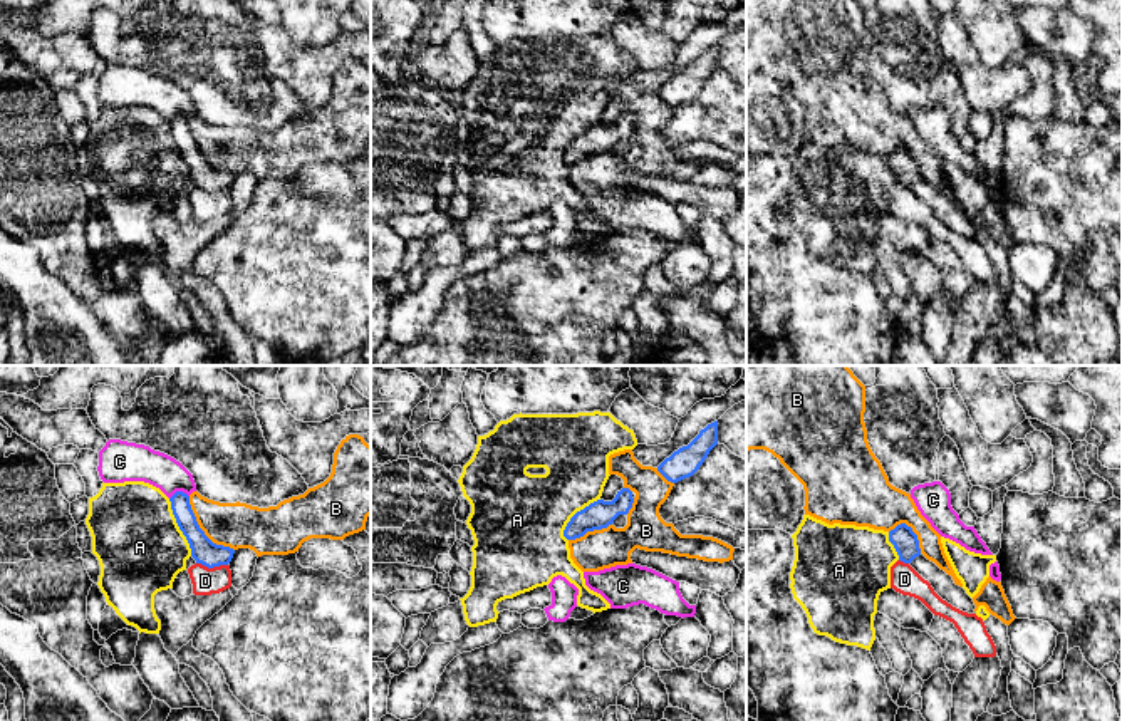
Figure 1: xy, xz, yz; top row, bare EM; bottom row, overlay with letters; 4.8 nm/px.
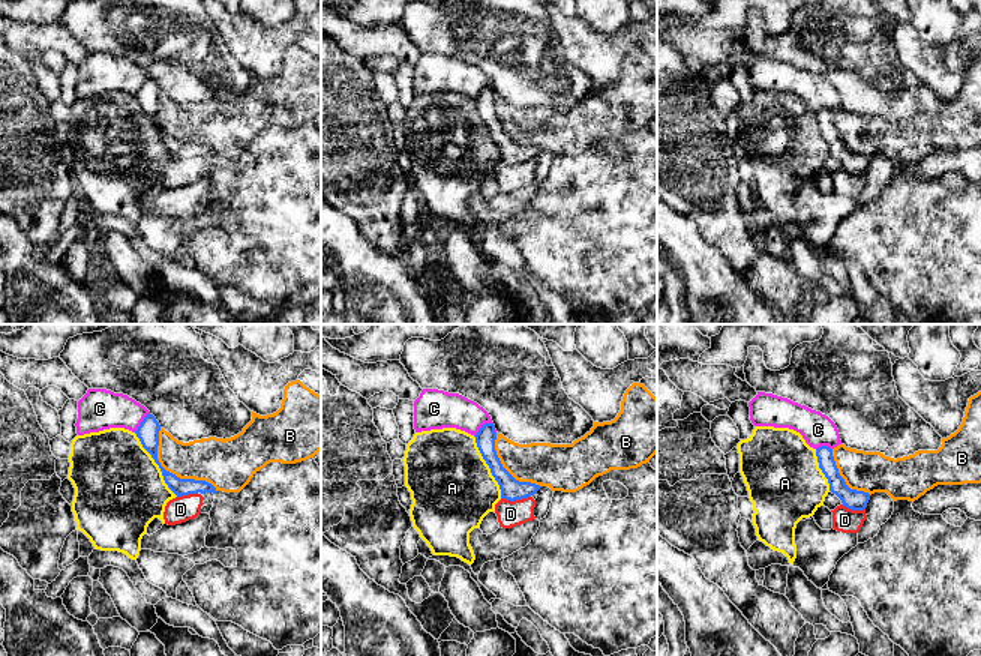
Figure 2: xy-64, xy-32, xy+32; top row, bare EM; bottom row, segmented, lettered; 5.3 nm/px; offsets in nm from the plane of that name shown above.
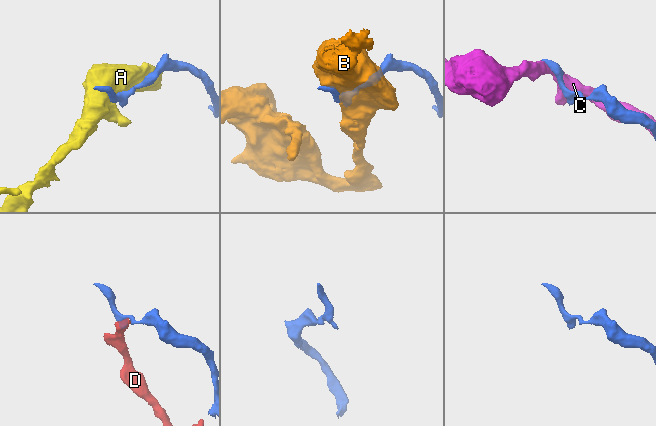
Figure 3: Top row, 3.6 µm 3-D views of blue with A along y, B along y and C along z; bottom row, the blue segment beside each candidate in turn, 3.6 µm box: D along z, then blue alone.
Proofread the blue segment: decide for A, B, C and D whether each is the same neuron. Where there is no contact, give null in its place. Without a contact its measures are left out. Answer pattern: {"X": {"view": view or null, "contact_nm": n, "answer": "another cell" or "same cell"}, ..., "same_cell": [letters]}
{"A": {"view": "xy", "contact_nm": 300, "answer": "another cell"}, "B": {"view": "xy", "contact_nm": 340, "answer": "another cell"}, "C": {"view": "xy", "contact_nm": 100, "answer": "another cell"}, "D": {"view": "xy", "contact_nm": 150, "answer": "another cell"}, "same_cell": []}

